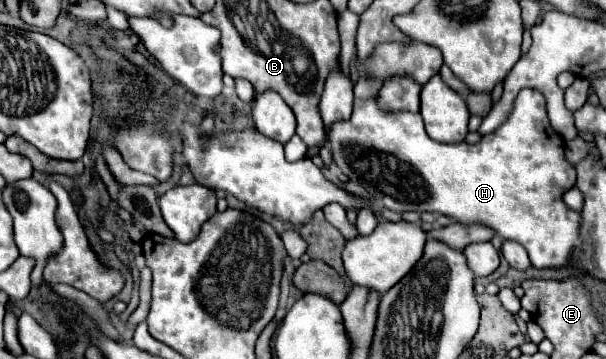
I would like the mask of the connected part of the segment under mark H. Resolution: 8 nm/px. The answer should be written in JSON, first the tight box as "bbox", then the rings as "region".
{"bbox":[327,88,579,268],"region":[[[525,88],[519,92],[517,100],[515,100],[515,108],[511,112],[511,116],[491,134],[485,134],[481,138],[481,142],[477,144],[441,144],[441,142],[435,142],[427,136],[425,132],[425,126],[423,126],[423,118],[421,114],[413,114],[413,112],[389,112],[389,110],[383,110],[379,108],[379,102],[377,102],[377,96],[373,98],[367,98],[367,100],[355,100],[355,106],[353,106],[353,114],[349,118],[349,122],[335,122],[329,126],[327,130],[327,144],[331,148],[331,154],[333,154],[333,160],[335,164],[341,168],[341,172],[361,184],[369,194],[375,196],[375,200],[381,200],[385,208],[389,210],[395,210],[395,212],[407,212],[407,210],[415,210],[415,212],[439,212],[439,214],[445,214],[445,216],[451,216],[455,218],[457,222],[463,222],[463,224],[473,224],[473,222],[481,222],[481,224],[487,224],[491,228],[495,228],[495,232],[501,236],[501,238],[513,238],[513,240],[519,240],[525,250],[529,252],[529,258],[531,258],[531,264],[535,268],[559,268],[559,266],[567,266],[569,264],[569,254],[571,254],[571,248],[575,248],[575,244],[579,244],[579,212],[573,212],[565,206],[563,202],[563,192],[567,188],[571,188],[575,184],[575,168],[565,160],[565,154],[563,154],[563,138],[553,130],[547,114],[545,114],[545,96],[535,90],[535,88]]]}

